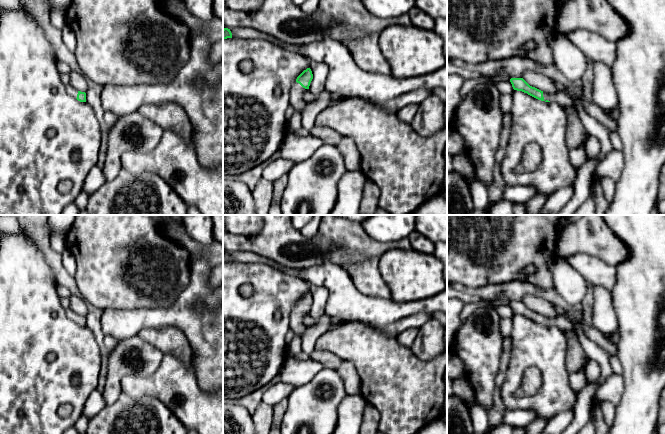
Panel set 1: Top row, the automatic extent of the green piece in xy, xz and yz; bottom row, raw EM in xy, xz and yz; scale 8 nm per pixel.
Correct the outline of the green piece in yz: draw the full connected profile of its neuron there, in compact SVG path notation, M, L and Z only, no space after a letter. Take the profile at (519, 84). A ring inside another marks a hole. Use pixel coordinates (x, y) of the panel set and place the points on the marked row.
M511 78L510 82L514 90L522 91L528 95L545 102L556 102L563 108L567 108L573 104L573 100L563 91L555 93L543 92L535 87L530 86L523 78Z

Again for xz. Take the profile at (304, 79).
M310 68L304 70L296 79L290 91L290 105L300 113L305 109L306 102L303 99L303 94L306 89L309 89L313 79L313 74Z

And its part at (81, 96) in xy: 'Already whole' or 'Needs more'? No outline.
Needs more

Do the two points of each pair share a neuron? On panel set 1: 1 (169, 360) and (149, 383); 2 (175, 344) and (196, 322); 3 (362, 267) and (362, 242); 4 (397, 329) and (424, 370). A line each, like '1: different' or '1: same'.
1: same
2: different
3: different
4: different

